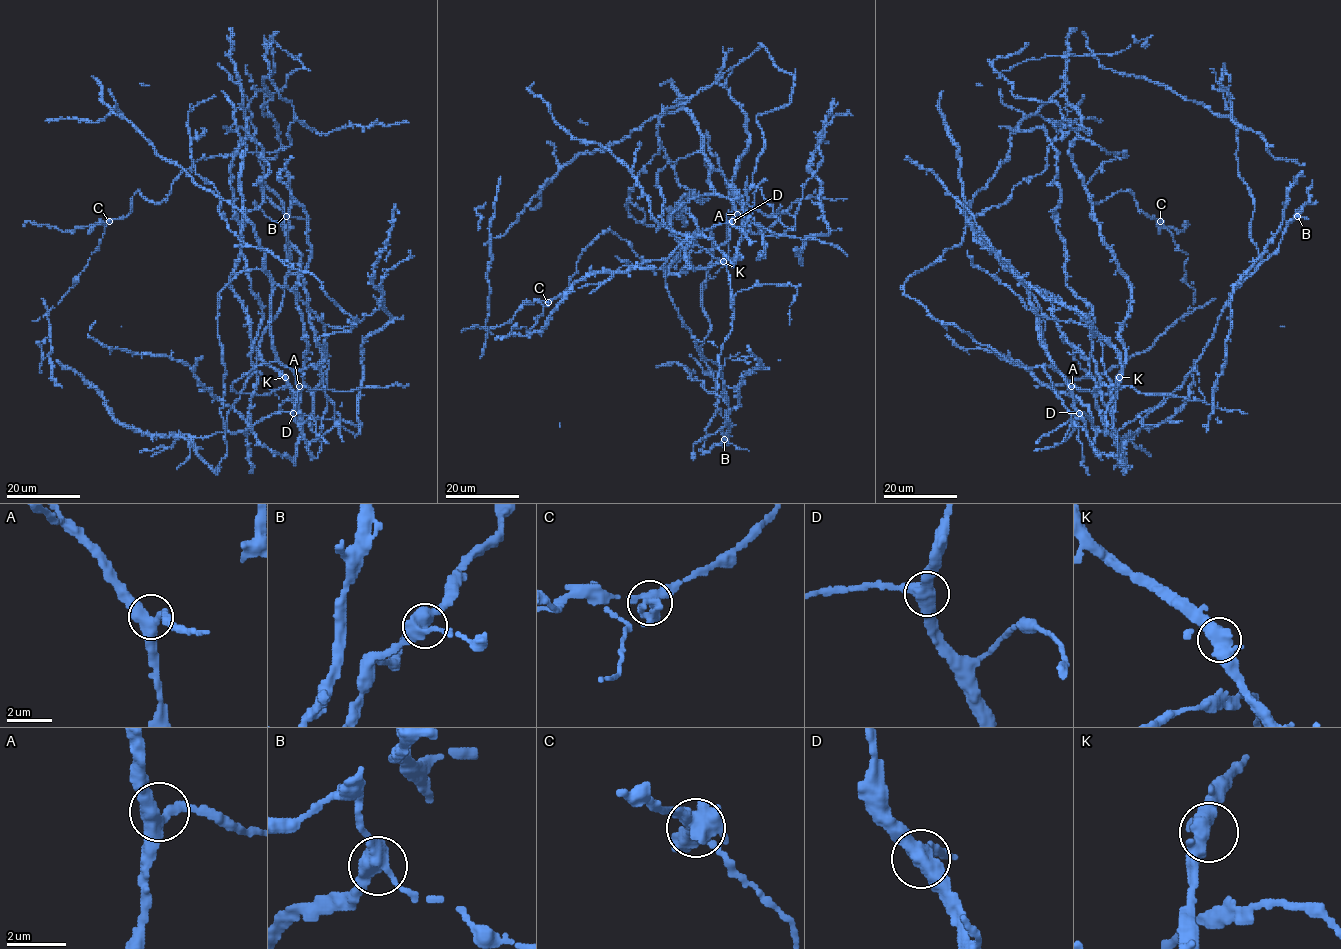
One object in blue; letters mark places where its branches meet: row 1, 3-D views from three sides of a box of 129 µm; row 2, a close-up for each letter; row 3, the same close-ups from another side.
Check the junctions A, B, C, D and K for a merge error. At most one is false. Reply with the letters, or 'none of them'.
C

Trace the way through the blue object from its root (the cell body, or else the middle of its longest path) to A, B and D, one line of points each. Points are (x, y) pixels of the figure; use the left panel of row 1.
A: (251, 124), (263, 182), (284, 209), (288, 273), (225, 427), (237, 432), (291, 412), (299, 386)
B: (251, 124), (263, 182), (284, 209), (289, 260), (283, 227), (286, 216)
D: (251, 124), (263, 182), (284, 209), (288, 273), (225, 427), (237, 432), (293, 413)

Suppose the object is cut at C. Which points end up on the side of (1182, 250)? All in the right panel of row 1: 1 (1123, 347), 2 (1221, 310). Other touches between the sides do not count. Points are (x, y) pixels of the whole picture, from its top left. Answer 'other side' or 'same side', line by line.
1: other side
2: other side

